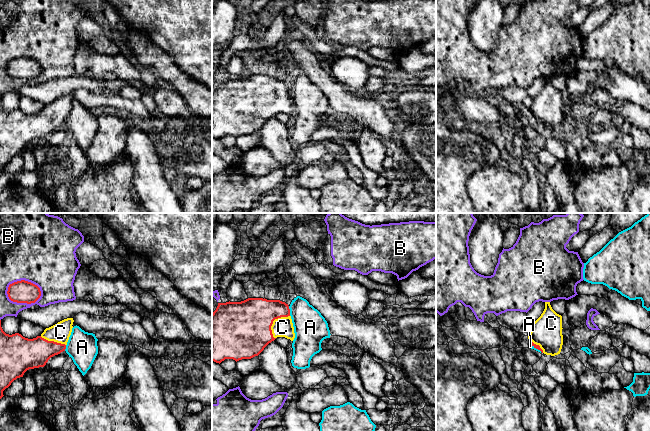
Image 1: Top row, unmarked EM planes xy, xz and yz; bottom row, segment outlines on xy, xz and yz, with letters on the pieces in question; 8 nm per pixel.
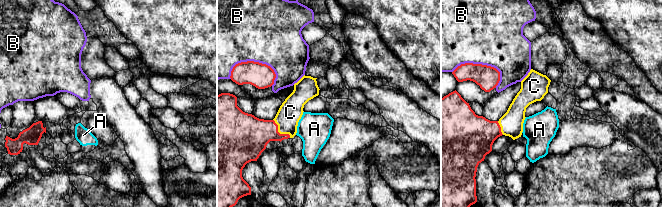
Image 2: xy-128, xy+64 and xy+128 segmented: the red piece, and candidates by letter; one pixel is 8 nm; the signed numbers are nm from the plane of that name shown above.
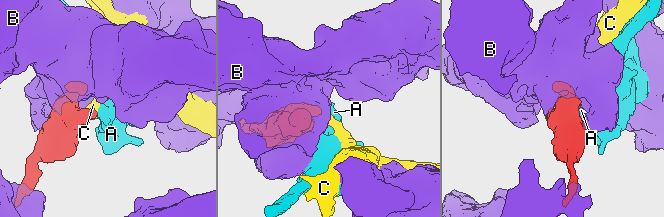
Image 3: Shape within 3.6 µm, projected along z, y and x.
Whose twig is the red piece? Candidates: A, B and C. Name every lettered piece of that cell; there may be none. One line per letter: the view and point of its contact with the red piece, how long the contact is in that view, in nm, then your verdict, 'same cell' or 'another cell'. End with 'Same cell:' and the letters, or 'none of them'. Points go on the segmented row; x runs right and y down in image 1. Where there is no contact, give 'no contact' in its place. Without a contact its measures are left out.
A: xz (289, 311) | 80 nm | another cell
B: xy (22, 302) | 280 nm | another cell
C: xz (272, 322) | 220 nm | same cell
Same cell: C

